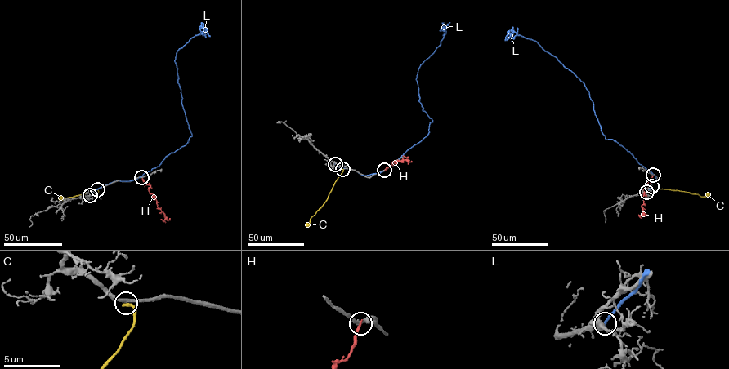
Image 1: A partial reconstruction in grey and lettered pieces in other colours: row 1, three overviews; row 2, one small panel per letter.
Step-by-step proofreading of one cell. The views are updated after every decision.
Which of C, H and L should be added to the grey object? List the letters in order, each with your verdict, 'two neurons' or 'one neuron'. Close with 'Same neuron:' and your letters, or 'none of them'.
C: two neurons
H: two neurons
L: two neurons
Same neuron: none of them

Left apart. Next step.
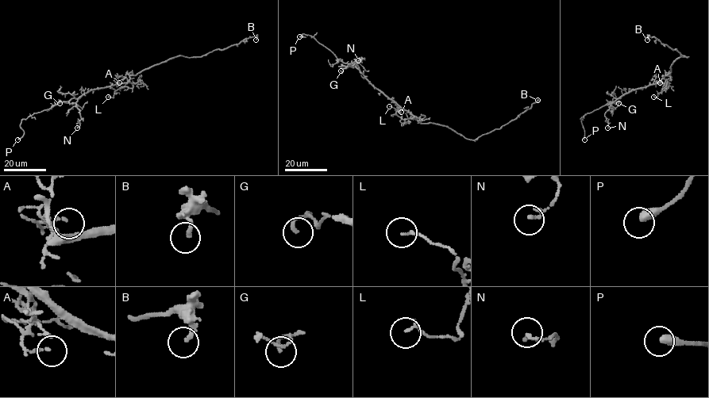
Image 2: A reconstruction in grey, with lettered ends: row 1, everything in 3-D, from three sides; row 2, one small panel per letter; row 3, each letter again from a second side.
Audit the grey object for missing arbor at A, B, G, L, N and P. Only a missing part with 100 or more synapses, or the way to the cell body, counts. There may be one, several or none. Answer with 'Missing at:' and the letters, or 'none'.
Missing at: P

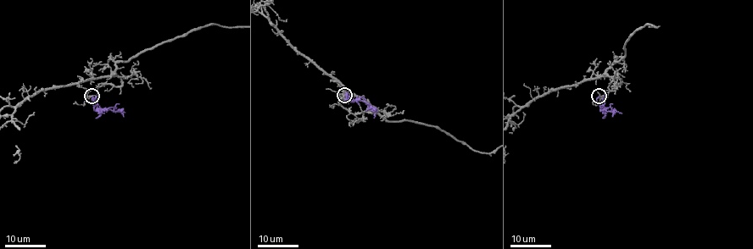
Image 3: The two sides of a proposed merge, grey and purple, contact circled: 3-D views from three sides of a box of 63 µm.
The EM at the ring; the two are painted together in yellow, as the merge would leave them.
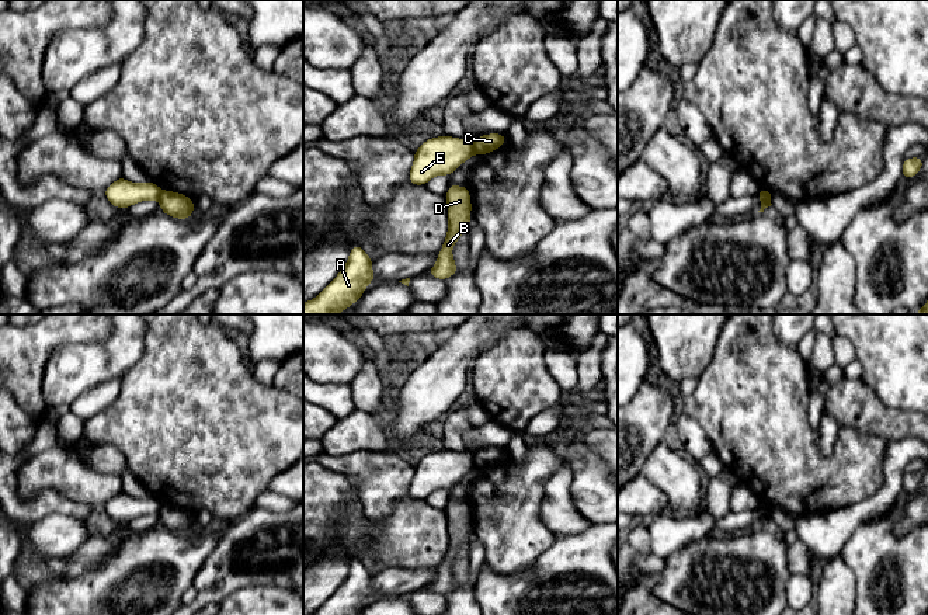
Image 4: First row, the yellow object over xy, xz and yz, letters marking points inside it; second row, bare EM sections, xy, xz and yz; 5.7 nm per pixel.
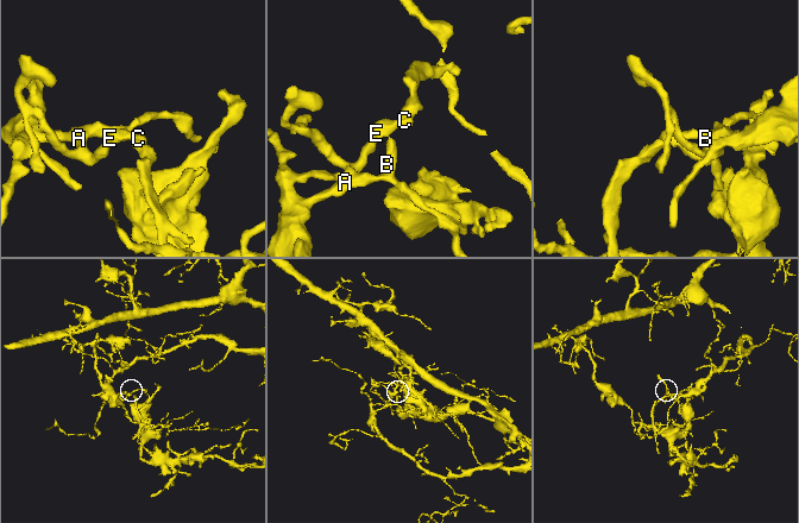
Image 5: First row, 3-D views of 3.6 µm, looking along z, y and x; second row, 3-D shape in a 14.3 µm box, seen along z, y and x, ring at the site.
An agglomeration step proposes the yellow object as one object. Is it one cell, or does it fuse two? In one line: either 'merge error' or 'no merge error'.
merge error

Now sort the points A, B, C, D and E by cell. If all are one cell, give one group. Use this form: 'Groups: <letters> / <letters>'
Groups: A B D E / C

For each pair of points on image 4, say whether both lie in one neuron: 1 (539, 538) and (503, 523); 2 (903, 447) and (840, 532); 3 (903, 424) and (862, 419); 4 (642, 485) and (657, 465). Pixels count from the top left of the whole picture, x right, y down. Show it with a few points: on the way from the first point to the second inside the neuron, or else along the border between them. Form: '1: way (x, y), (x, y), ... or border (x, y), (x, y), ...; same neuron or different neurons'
1: way (531, 538), (518, 537), (511, 530); same neuron
2: way (895, 469), (892, 486), (872, 506), (862, 510); same neuron
3: way (893, 424), (872, 419); same neuron
4: border (642, 472), (664, 493), (666, 504); different neurons

